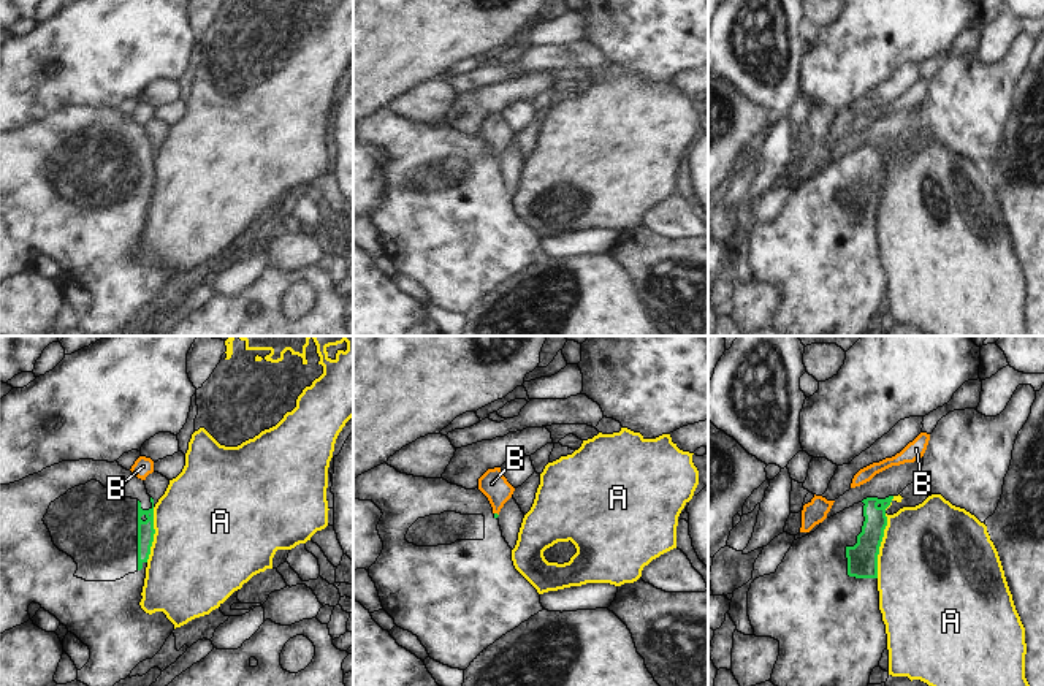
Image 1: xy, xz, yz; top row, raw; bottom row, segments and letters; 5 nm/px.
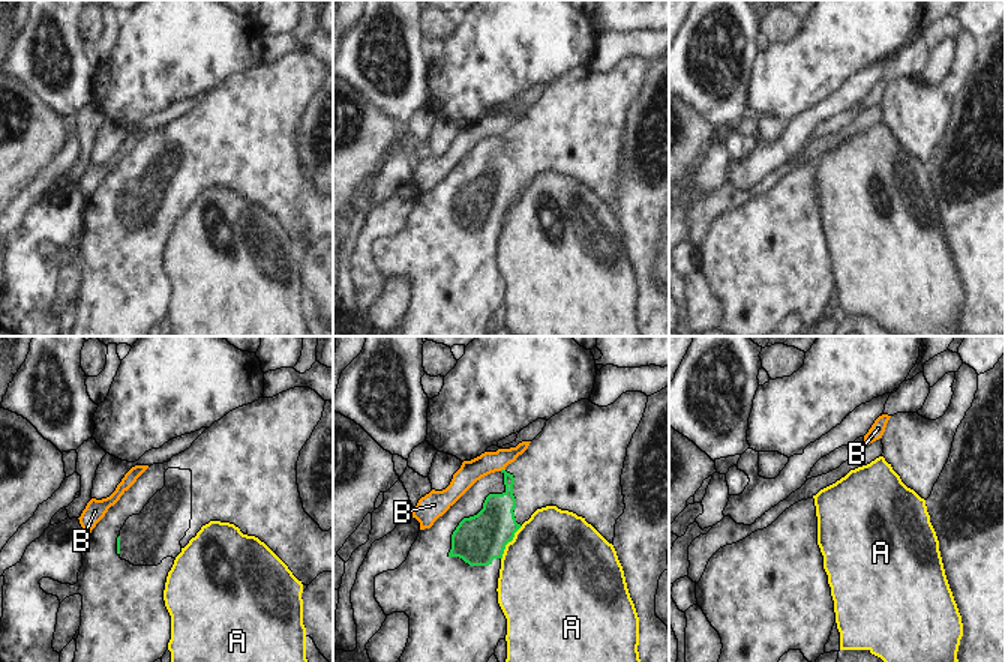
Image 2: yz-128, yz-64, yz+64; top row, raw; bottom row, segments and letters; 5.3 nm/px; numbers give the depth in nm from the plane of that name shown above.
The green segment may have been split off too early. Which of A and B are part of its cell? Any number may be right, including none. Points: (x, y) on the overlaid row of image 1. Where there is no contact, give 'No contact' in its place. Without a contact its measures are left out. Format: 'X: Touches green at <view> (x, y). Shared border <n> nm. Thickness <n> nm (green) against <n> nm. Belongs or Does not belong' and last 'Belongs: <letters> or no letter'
A: Touches green at yz (880, 545). Shared border 340 nm. Thickness 160 nm (green) against 500 nm. Does not belong
B: Touches green at xz (496, 514). Shared border 30 nm. Thickness 20 nm (green) against 140 nm. Does not belong
Belongs: no letter.

